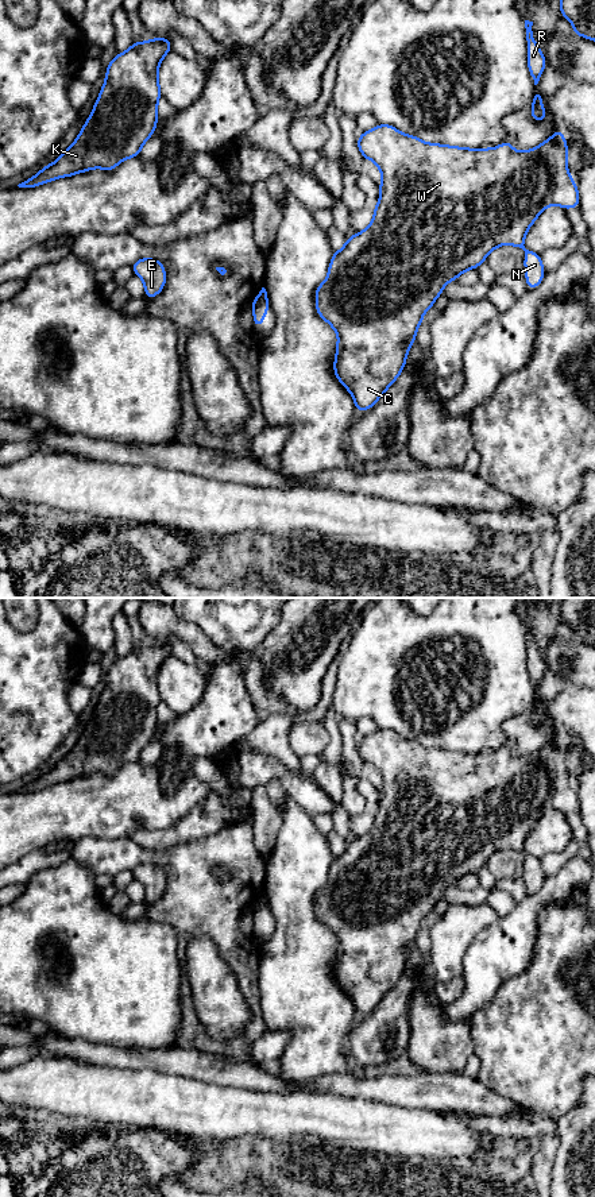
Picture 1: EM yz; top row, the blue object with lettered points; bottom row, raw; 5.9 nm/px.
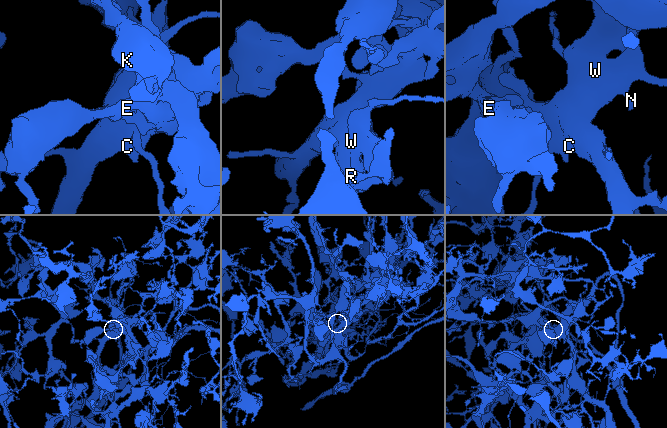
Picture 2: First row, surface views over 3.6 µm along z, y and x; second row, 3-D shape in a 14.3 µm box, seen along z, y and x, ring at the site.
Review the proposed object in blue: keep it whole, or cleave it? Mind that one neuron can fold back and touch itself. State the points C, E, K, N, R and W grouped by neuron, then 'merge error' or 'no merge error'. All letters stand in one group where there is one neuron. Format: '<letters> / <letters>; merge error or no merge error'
C N R W / E K; merge error

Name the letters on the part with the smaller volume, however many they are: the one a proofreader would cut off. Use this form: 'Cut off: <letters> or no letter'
Cut off: C, N, R, W

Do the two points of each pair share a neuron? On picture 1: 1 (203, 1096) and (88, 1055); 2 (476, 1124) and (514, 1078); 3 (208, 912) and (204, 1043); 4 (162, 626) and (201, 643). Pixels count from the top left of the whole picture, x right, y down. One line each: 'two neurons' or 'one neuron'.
1: two neurons
2: two neurons
3: one neuron
4: one neuron

